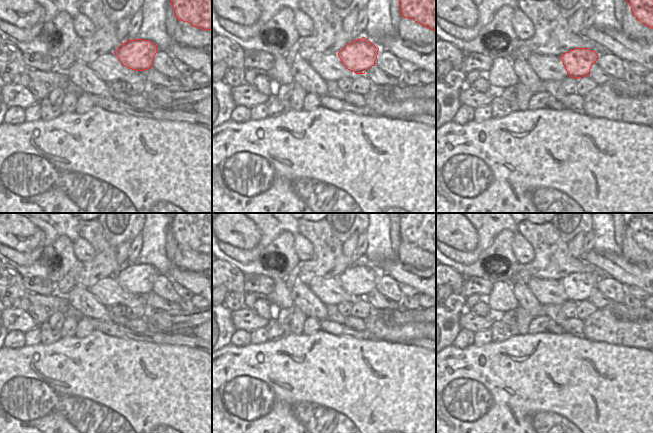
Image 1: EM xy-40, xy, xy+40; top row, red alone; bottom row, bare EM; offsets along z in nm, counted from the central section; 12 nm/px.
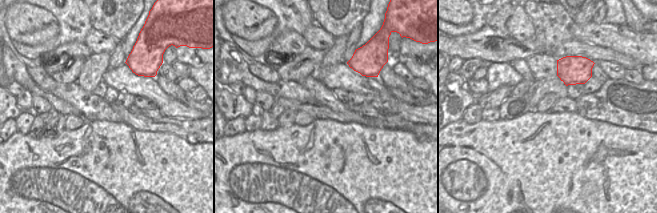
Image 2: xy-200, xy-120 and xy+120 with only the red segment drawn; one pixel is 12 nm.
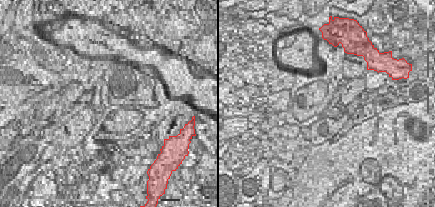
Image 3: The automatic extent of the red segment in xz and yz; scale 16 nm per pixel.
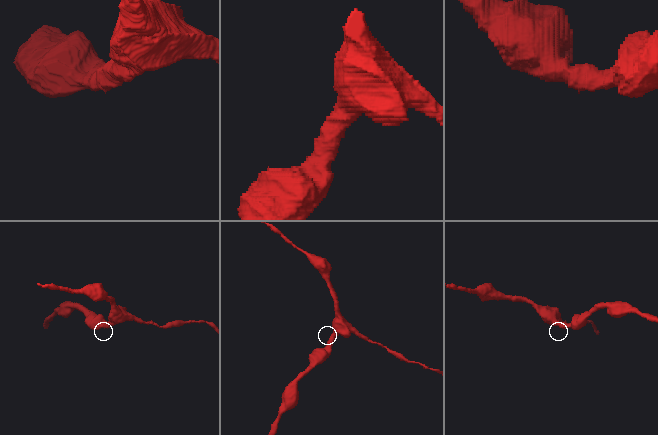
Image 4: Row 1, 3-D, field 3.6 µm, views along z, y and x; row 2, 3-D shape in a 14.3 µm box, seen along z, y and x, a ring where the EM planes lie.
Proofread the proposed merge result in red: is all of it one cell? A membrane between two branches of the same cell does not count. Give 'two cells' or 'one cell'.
one cell

